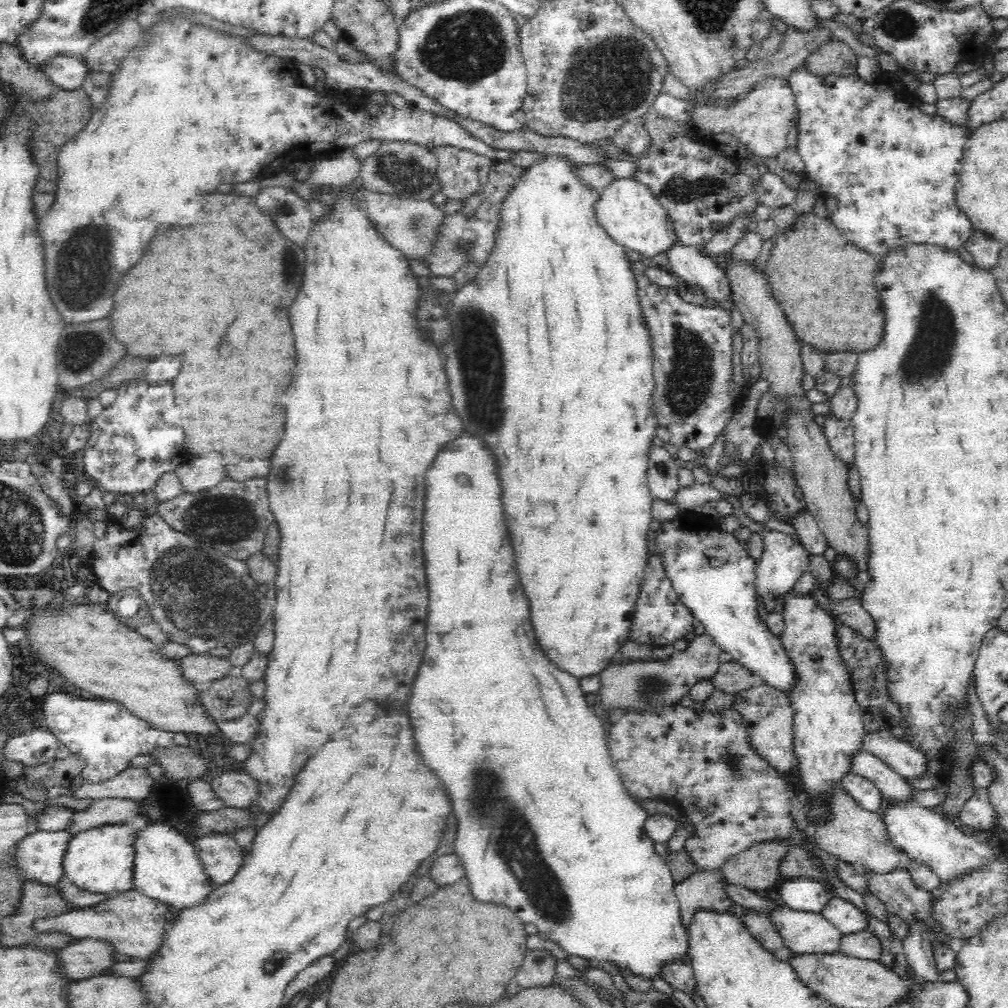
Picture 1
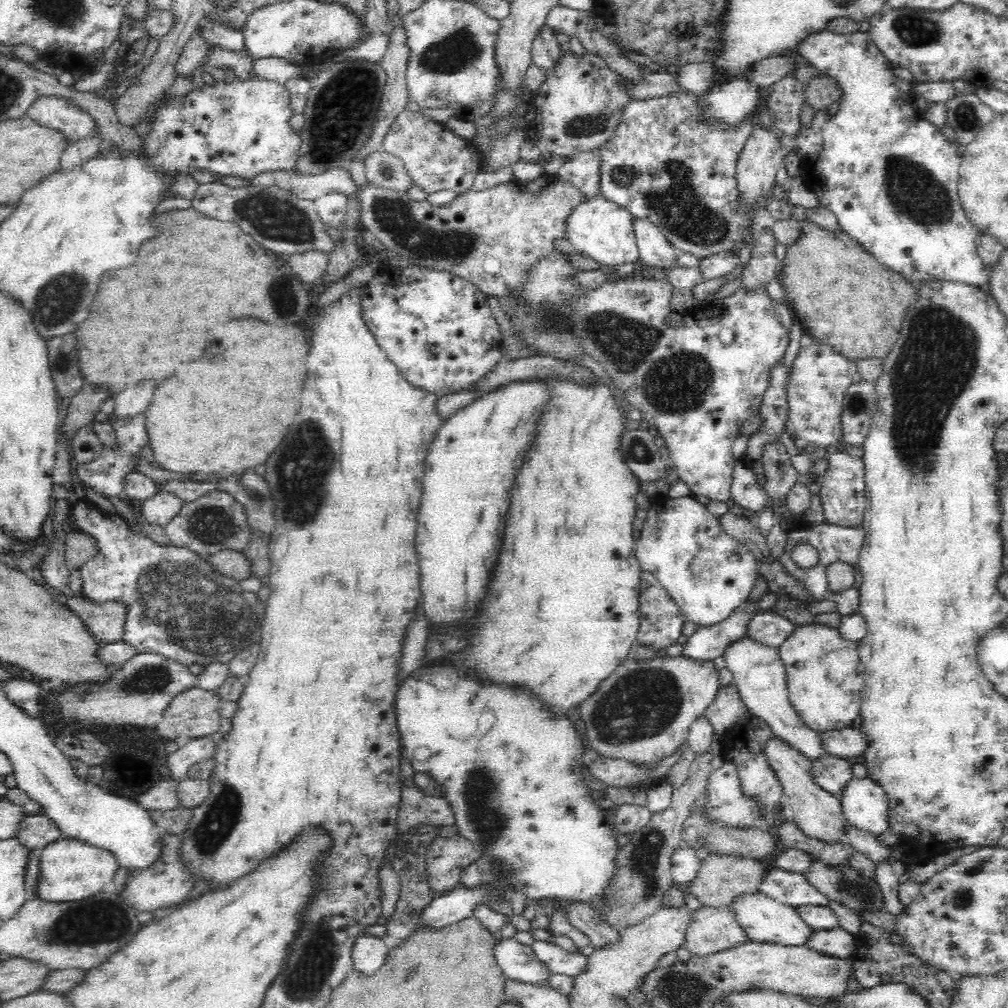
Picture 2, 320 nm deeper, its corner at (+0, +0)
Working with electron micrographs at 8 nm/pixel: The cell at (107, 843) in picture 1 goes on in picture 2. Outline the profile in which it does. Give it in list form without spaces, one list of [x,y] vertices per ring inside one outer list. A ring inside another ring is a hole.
[[[64,837],[45,846],[38,861],[38,898],[50,902],[70,902],[95,896],[104,884],[112,882],[119,866],[114,853],[72,837]]]

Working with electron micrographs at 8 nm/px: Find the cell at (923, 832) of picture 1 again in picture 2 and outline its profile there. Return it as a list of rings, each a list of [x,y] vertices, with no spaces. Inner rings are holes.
[[[871,778],[856,779],[840,796],[847,824],[876,836],[891,830],[893,816],[885,789]]]

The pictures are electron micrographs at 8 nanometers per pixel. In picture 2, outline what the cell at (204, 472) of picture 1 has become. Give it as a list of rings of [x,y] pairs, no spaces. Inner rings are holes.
[[[160,491],[152,498],[142,501],[141,510],[150,523],[164,526],[178,514],[184,503],[182,497],[168,491]]]

